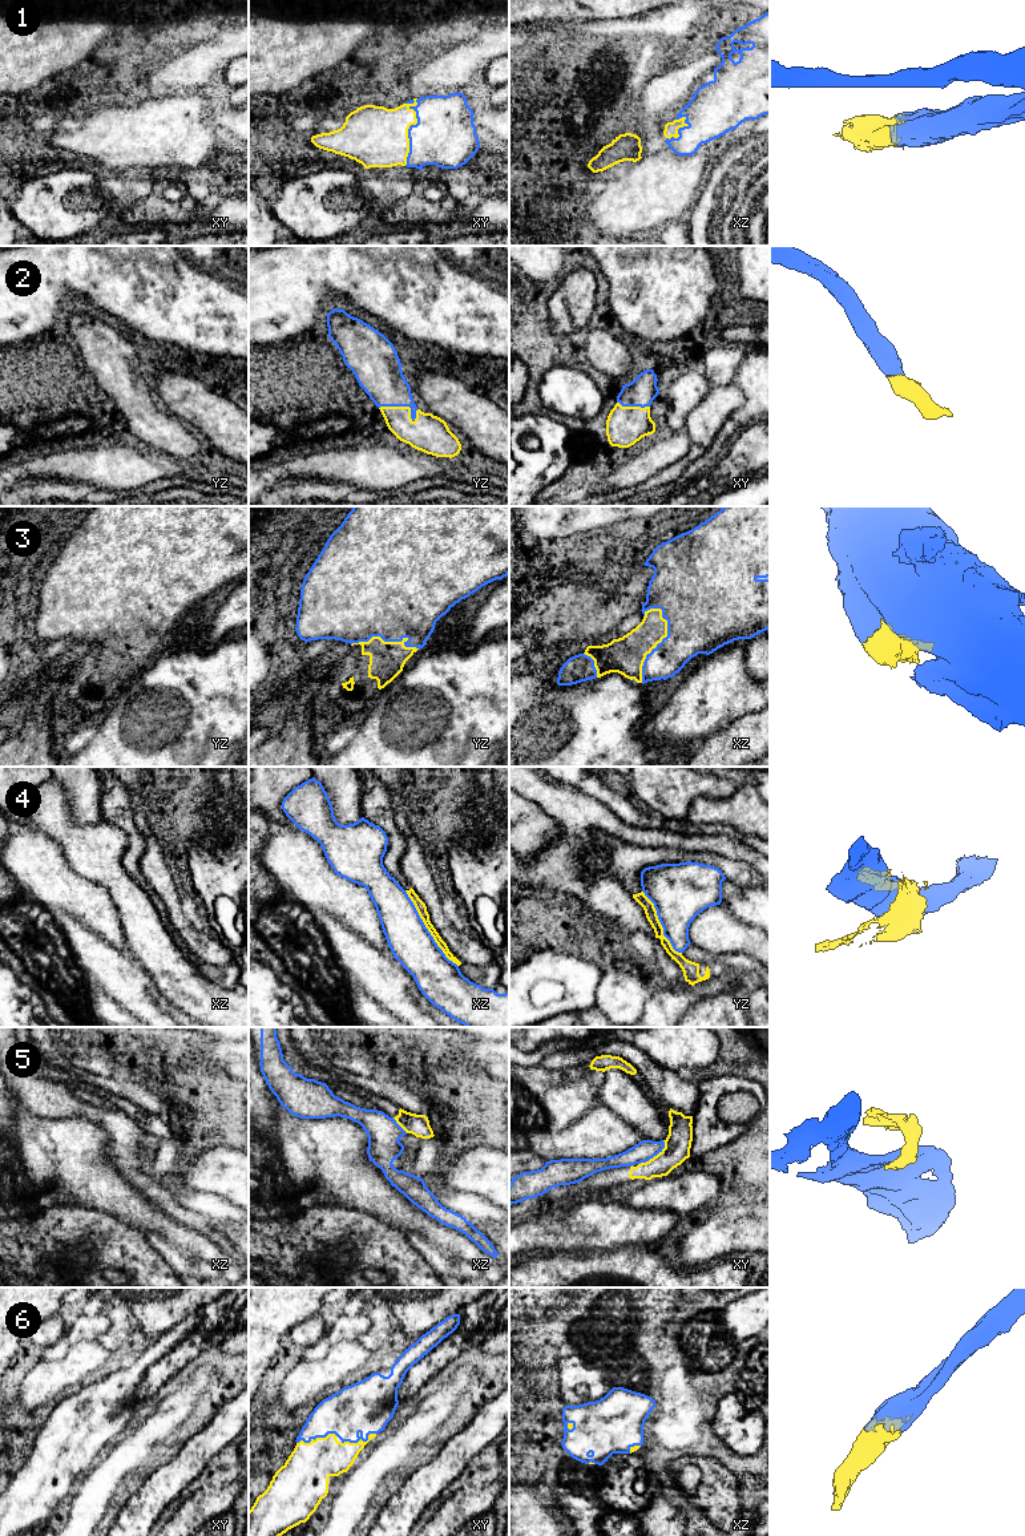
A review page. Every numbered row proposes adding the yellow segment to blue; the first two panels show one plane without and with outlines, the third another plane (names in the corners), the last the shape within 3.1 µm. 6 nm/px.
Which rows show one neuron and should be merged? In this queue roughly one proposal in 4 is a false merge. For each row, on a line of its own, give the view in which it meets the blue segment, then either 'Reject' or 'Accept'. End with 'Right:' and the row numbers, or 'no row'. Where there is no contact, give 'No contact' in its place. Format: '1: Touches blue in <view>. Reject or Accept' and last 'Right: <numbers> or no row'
1: Touches blue in xy. Accept
2: Touches blue in yz. Accept
3: Touches blue in xz. Accept
4: Touches blue in xz. Reject
5: Touches blue in xy. Reject
6: Touches blue in xy. Accept
Right: 1, 2, 3, 6

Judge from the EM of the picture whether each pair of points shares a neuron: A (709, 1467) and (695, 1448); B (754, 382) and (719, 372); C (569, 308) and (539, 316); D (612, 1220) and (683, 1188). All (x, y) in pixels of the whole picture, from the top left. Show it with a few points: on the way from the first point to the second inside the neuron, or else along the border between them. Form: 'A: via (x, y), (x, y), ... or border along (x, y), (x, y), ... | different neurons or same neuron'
A: border along (685, 1454), (710, 1455), (717, 1459) | different neurons
B: border along (746, 354), (733, 382) | different neurons
C: border along (547, 303), (553, 335) | different neurons
D: border along (620, 1201), (640, 1209), (666, 1209), (669, 1212) | different neurons

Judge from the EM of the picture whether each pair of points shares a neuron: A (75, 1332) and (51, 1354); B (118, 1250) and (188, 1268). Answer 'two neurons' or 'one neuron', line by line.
A: one neuron
B: two neurons

